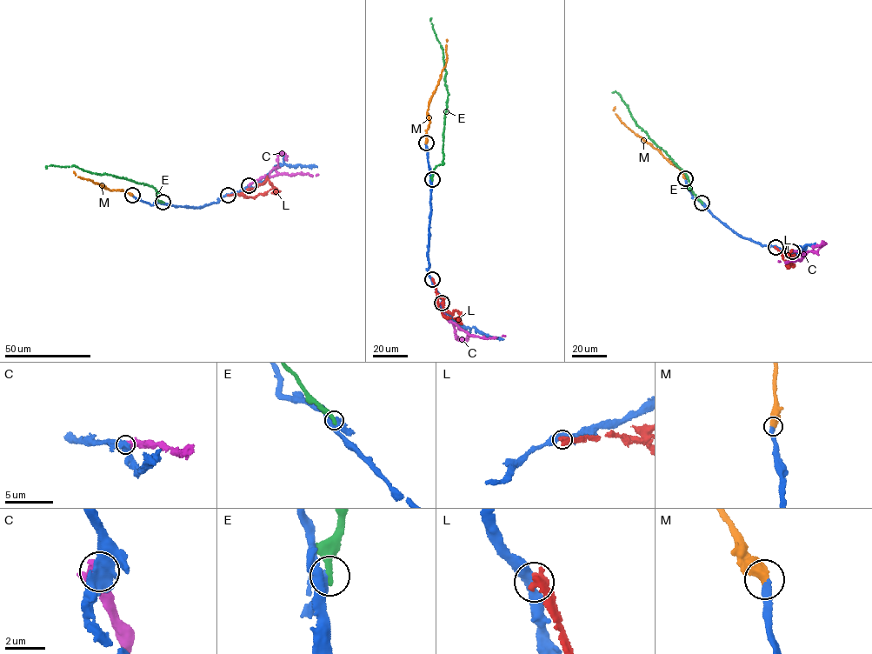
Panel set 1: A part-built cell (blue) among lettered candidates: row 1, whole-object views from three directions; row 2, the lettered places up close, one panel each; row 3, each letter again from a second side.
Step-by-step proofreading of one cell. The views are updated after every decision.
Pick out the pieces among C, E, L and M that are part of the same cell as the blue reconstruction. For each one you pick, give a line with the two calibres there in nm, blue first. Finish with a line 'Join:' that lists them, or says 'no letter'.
M: Thickness 360 nm (blue) against 600 nm
Join: M

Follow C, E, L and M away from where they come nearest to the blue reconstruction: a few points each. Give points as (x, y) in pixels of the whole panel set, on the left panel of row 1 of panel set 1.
C: (249, 185), (268, 176), (318, 174)
E: (163, 202), (156, 198), (159, 194), (156, 190), (143, 183), (93, 173), (74, 166), (50, 164), (46, 169)
L: (228, 195), (241, 194), (268, 180), (276, 190), (271, 193)
M: (132, 195), (121, 190), (110, 190), (78, 177), (73, 171)

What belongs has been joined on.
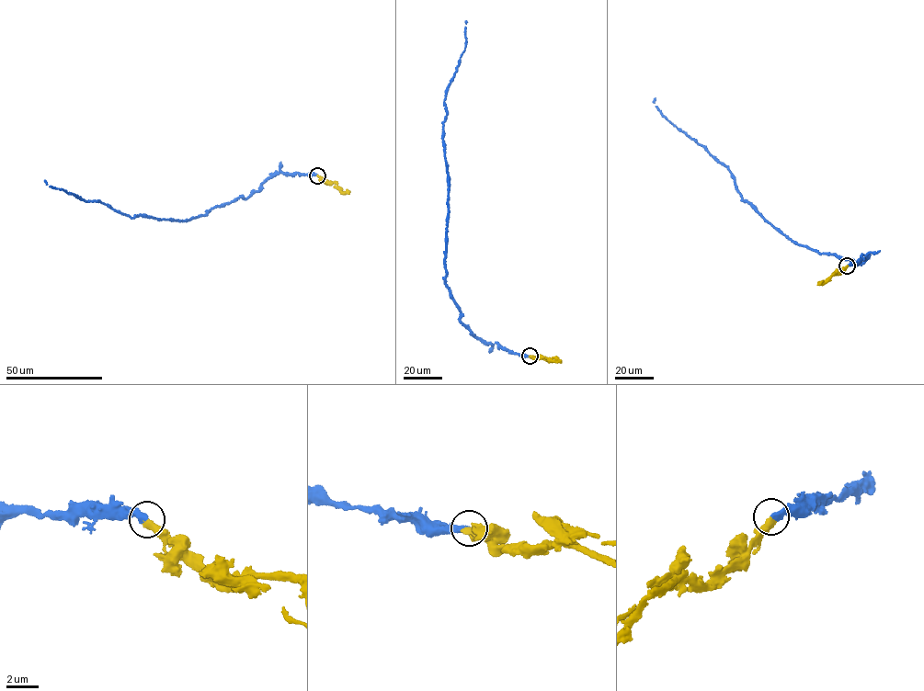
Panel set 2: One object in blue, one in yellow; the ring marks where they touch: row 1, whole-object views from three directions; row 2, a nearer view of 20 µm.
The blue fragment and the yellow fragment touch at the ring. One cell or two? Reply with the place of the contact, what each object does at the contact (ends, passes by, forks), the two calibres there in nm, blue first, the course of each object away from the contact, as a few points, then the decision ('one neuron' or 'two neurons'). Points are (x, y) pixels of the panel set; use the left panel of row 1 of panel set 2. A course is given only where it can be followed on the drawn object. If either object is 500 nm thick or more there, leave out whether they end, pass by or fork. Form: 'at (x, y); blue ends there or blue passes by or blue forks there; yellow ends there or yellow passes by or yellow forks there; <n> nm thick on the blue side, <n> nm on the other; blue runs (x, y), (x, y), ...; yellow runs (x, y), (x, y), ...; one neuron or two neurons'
at (317, 175); blue ends there; yellow ends there; 400 nm thick on the blue side, 440 nm on the other; blue runs (317, 175), (281, 172), (245, 198), (186, 221), (132, 218), (44, 180); yellow runs (317, 175), (325, 182), (336, 183), (342, 191), (348, 193); one neuron

